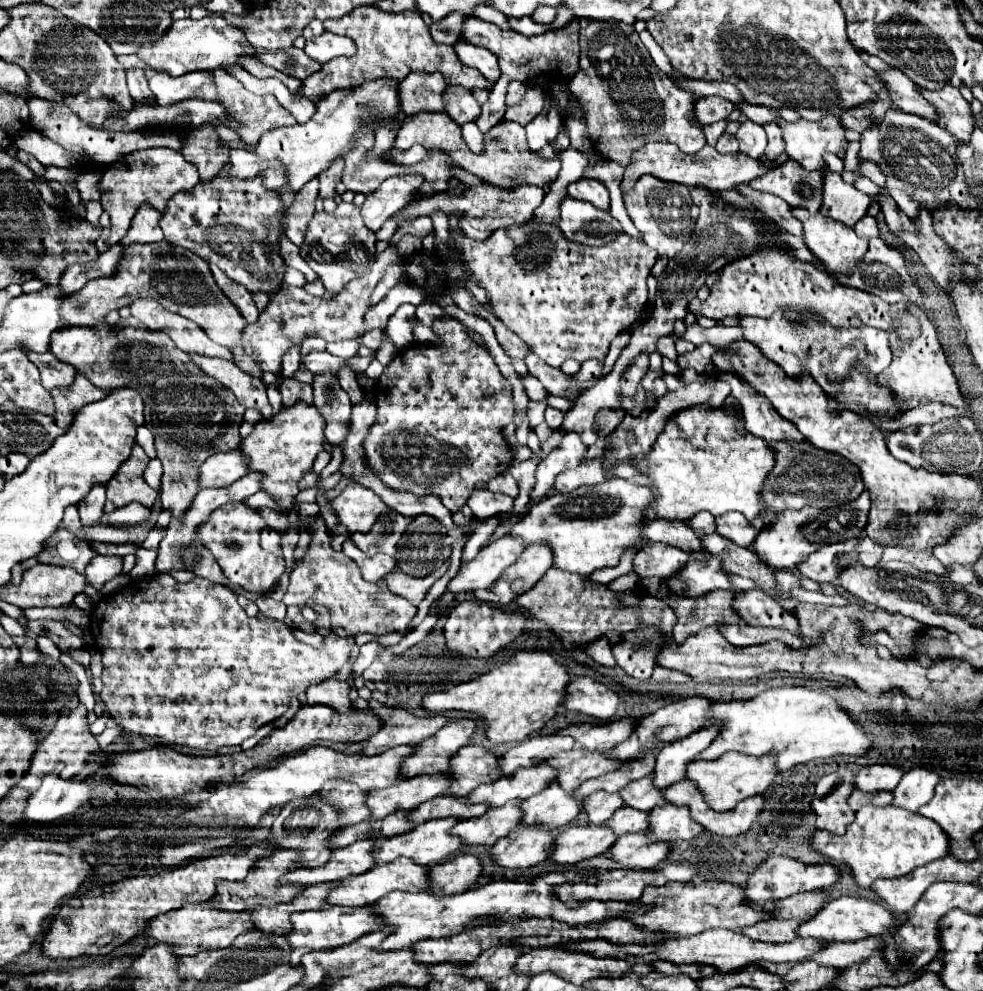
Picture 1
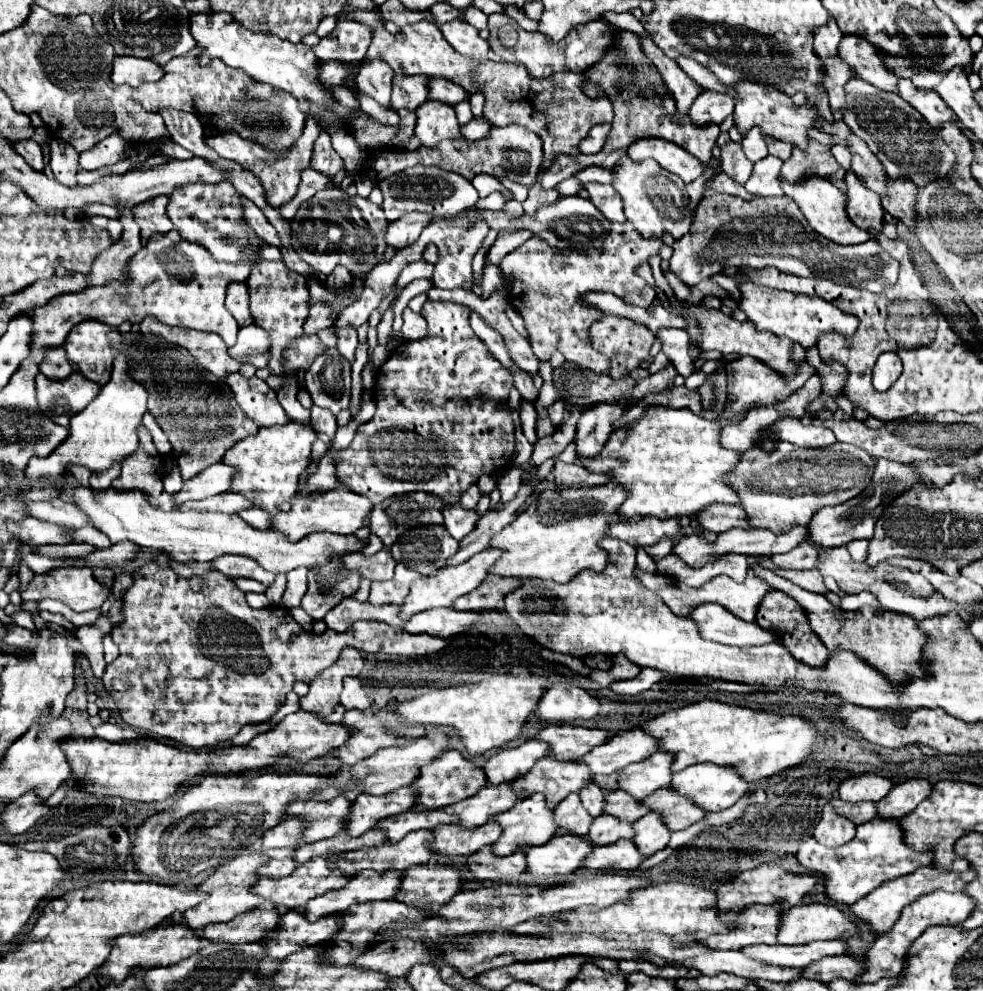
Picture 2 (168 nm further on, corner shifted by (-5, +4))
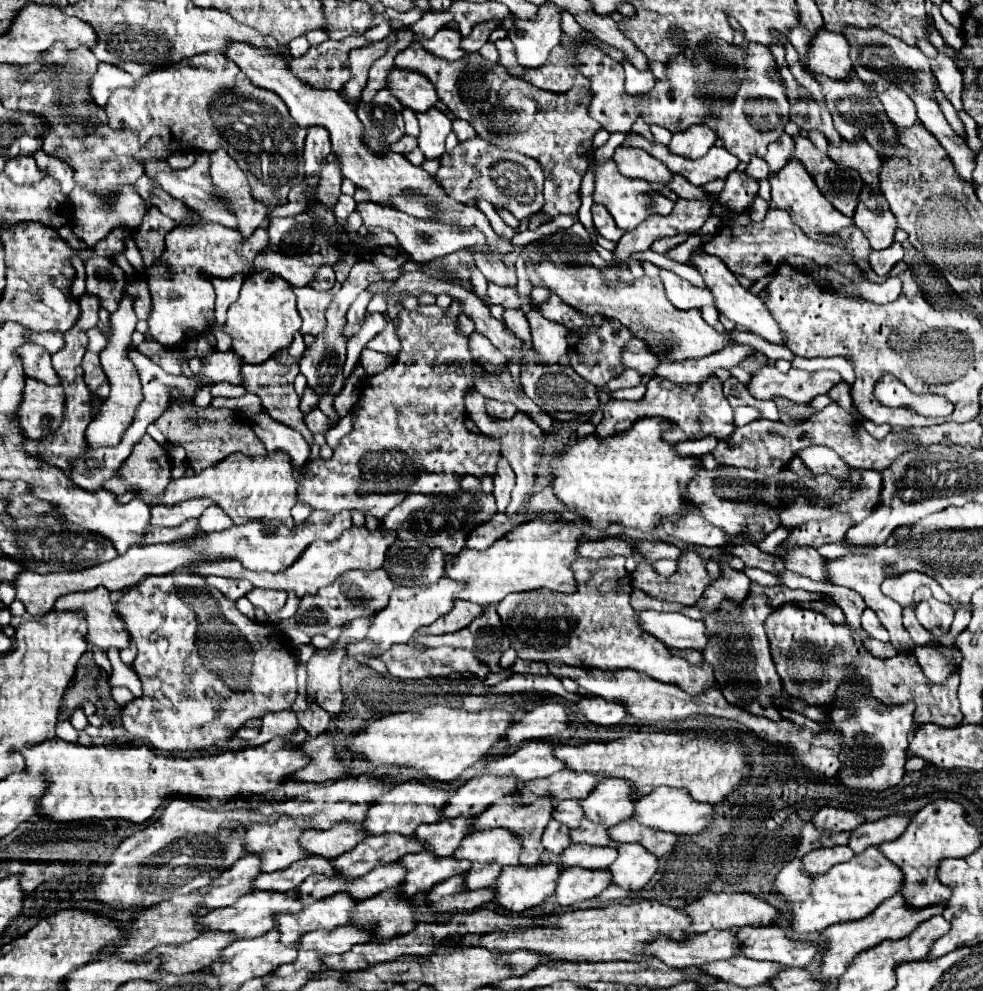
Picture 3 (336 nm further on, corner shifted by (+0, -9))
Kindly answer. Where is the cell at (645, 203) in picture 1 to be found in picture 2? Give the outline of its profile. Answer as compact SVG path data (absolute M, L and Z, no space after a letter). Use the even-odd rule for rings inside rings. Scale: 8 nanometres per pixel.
M625 157L613 171L615 171L613 187L623 197L625 217L635 225L635 229L643 237L661 239L665 233L669 233L673 239L679 239L689 233L691 201L685 183L679 177L661 169L653 159L635 163L629 157Z

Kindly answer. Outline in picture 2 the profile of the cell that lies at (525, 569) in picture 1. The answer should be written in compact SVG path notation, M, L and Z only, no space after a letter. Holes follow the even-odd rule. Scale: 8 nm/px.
M489 573L483 585L479 589L473 589L471 593L459 597L453 607L461 611L479 611L479 609L503 609L503 599L507 593L515 591L523 585L523 579L519 577L503 577Z

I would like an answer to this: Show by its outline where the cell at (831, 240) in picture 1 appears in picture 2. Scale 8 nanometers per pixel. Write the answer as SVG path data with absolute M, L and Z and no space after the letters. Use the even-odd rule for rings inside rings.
M813 177L807 179L801 185L789 185L789 183L781 183L783 191L787 197L791 197L797 207L801 209L801 213L805 215L807 223L811 225L811 229L815 229L819 235L823 235L825 239L837 243L837 245L859 245L871 239L871 235L855 225L851 225L851 221L847 221L847 213L843 213L843 205L845 205L845 193L841 193L835 185L831 185L825 179Z

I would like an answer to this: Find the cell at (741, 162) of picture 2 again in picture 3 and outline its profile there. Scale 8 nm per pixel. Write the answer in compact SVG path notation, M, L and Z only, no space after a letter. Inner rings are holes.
M734 170L730 178L726 178L726 186L718 194L718 200L724 208L742 214L748 212L758 196L758 180L750 178L746 172Z

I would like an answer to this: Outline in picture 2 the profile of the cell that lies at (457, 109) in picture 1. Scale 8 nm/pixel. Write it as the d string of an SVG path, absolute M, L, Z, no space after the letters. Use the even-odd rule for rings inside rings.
M433 77L429 81L431 81L431 99L437 99L437 101L451 105L451 107L455 107L457 103L469 101L469 93L461 85L455 85L451 81L443 81L441 77Z

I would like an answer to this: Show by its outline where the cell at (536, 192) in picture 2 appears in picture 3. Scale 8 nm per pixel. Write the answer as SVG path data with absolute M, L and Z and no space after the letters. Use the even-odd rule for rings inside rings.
M412 42L404 52L400 52L396 56L396 66L410 68L410 70L424 74L434 84L438 98L450 108L450 112L456 118L470 122L470 126L476 130L476 134L482 140L486 140L486 142L490 142L502 150L516 150L516 152L526 154L526 156L530 156L542 164L544 174L546 174L546 184L544 184L546 204L542 208L542 214L530 216L530 220L528 220L530 230L540 228L542 218L546 218L546 216L556 218L560 214L576 214L578 212L578 208L580 208L580 182L588 170L588 162L582 162L582 158L578 158L578 142L584 142L586 138L592 140L594 134L602 128L602 126L598 126L598 122L594 122L594 118L590 118L586 114L586 94L590 94L586 88L574 88L566 94L546 92L546 90L540 90L540 88L536 88L524 80L512 78L504 66L490 64L478 52L474 52L474 86L466 86L466 82L468 82L466 62L442 60L442 58L426 52L420 42Z

